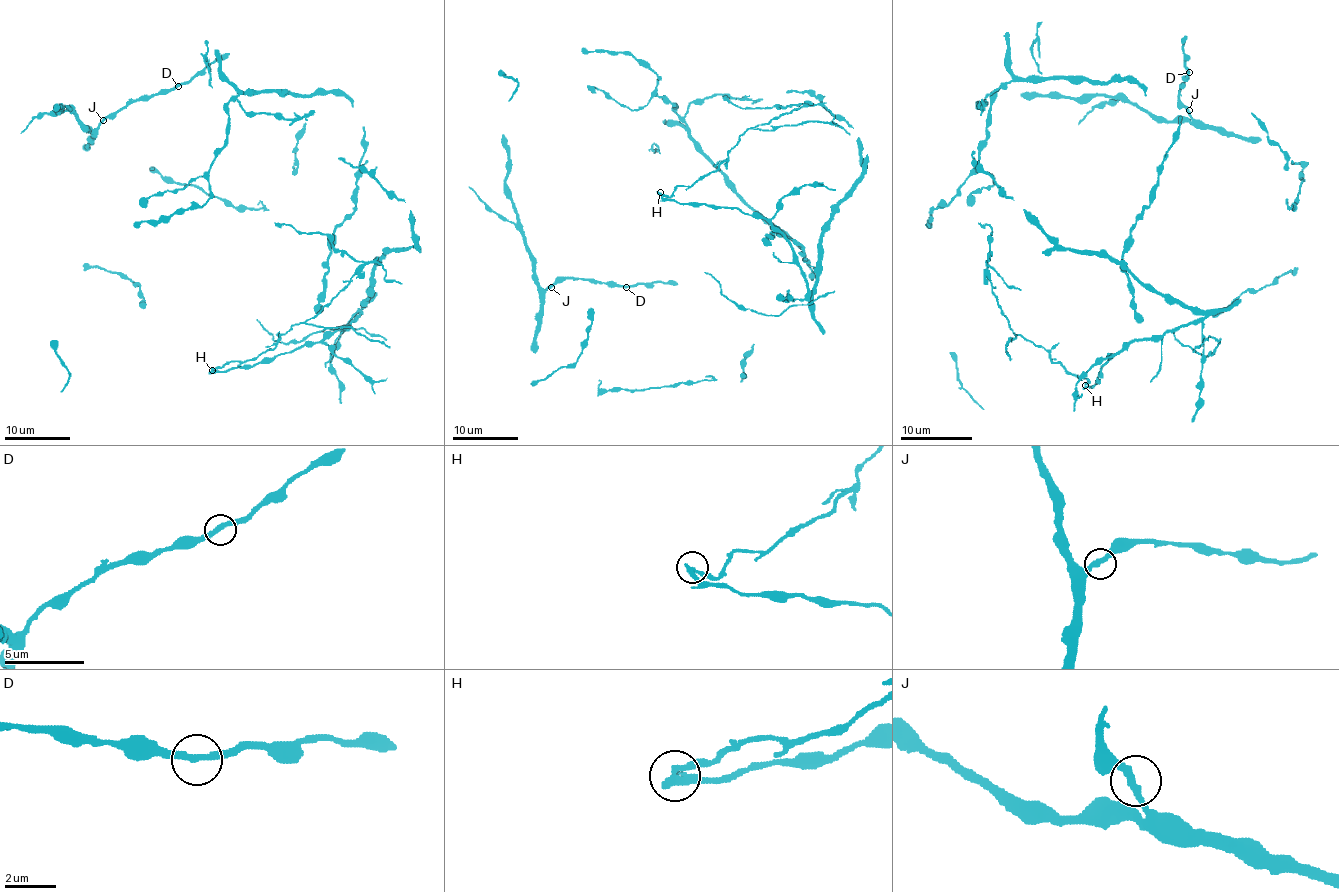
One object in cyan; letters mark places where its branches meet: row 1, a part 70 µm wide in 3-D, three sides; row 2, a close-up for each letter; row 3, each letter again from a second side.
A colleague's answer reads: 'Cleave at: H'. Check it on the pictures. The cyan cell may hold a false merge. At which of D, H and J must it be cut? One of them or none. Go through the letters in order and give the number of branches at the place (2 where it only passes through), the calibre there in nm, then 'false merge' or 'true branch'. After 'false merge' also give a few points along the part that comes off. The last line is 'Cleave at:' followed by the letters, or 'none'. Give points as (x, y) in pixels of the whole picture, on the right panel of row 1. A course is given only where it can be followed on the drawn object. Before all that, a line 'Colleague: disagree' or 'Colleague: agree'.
Colleague: agree
D: 2 | 280 nm | true branch
H: 2 | 280 nm | false merge | (1084, 386), (1089, 381), (1053, 362), (1041, 346), (1010, 328), (987, 267), (992, 235), (980, 222)
J: 2 | 280 nm | true branch
Cleave at: H

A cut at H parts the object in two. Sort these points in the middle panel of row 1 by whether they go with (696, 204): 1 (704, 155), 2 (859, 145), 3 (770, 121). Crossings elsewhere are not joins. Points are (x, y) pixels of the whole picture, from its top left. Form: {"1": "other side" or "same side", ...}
{"1": "same side", "2": "same side", "3": "other side"}

